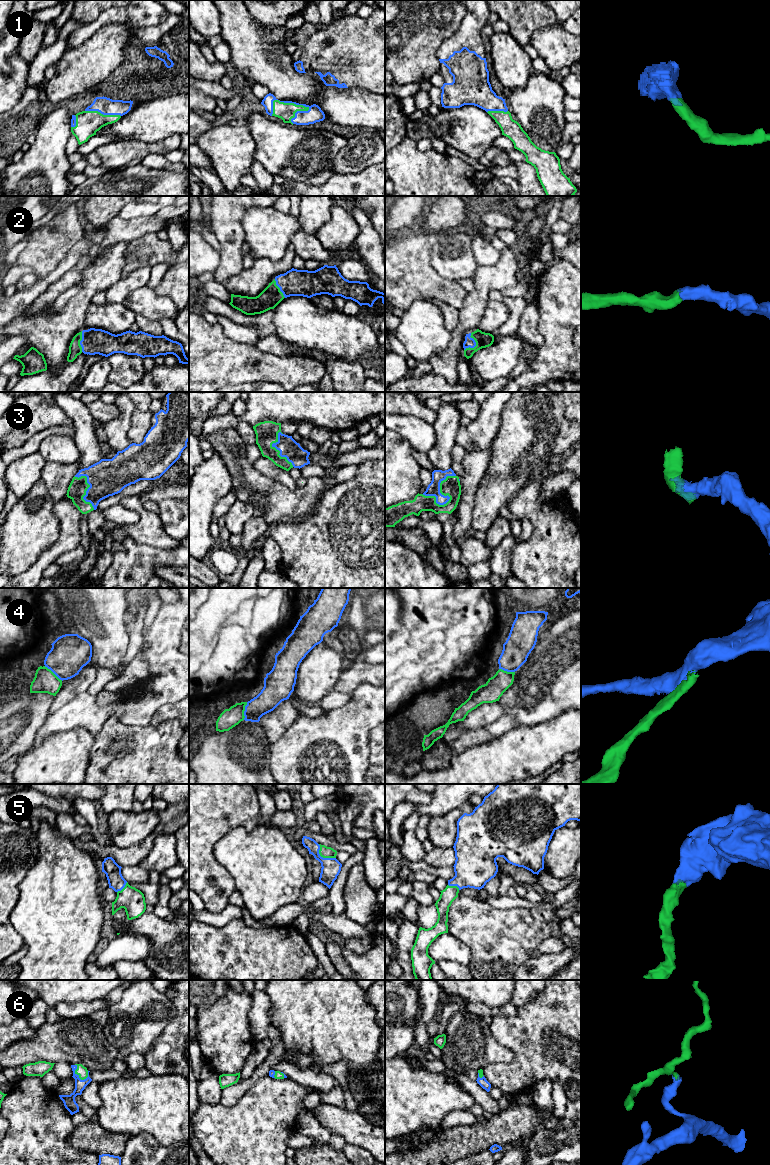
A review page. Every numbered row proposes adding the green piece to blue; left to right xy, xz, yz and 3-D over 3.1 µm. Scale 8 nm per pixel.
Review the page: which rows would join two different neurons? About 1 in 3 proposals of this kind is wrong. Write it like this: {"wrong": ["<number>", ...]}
{"wrong": ["4"]}

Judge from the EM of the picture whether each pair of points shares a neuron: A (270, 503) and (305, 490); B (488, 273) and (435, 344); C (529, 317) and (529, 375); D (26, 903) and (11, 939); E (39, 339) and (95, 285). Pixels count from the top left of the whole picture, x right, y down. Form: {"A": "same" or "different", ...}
{"A": "same", "B": "different", "C": "different", "D": "different", "E": "same"}

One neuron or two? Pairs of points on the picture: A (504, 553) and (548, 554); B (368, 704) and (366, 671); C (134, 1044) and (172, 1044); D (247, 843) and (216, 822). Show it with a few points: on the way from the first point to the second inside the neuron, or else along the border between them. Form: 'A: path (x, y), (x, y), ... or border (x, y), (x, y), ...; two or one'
A: border (522, 541), (510, 553), (513, 575); two
B: border (374, 684), (361, 683), (350, 693); two
C: border (166, 1025), (162, 1033), (143, 1054); two
D: border (252, 829), (232, 828), (217, 842), (214, 848); two

